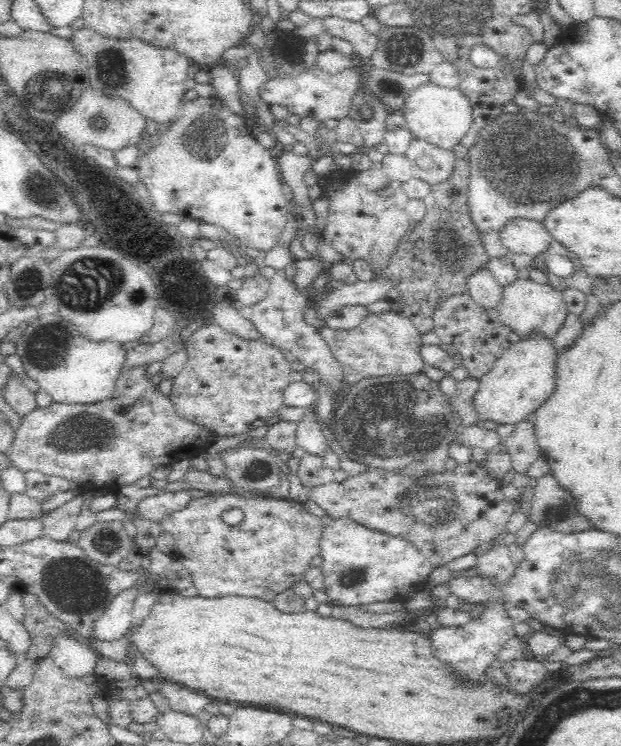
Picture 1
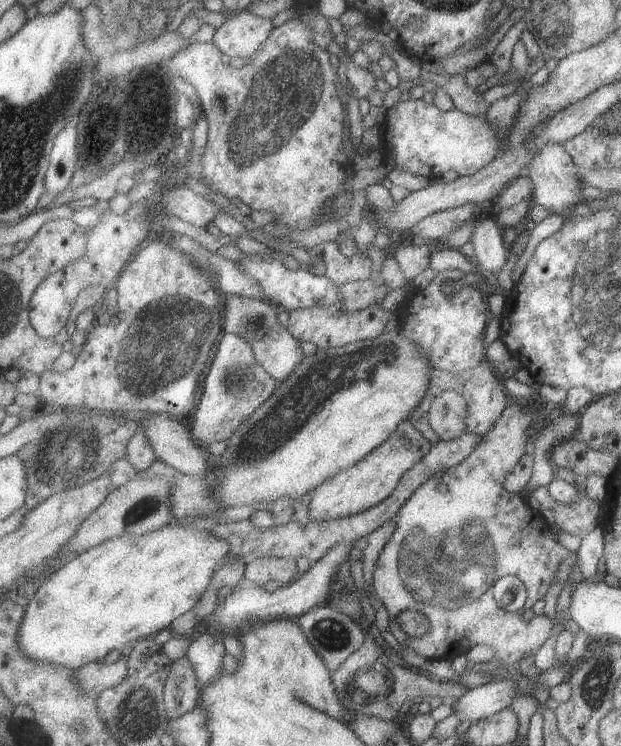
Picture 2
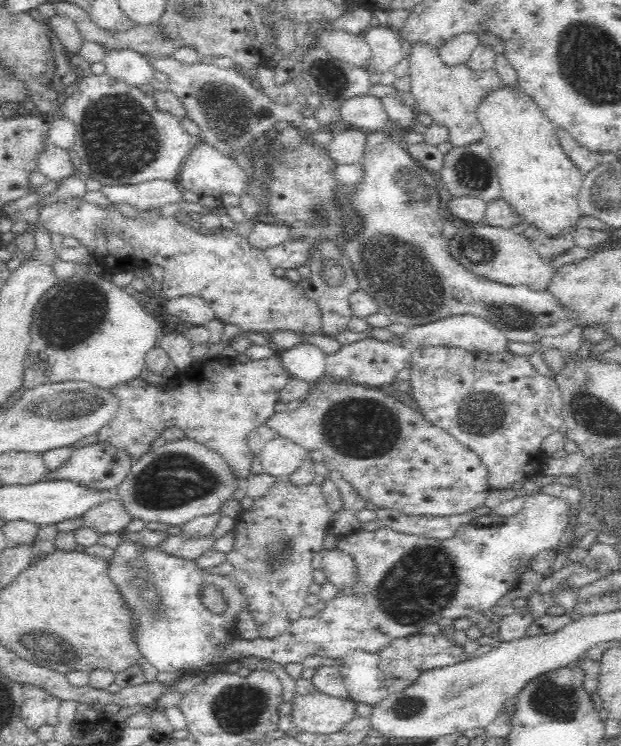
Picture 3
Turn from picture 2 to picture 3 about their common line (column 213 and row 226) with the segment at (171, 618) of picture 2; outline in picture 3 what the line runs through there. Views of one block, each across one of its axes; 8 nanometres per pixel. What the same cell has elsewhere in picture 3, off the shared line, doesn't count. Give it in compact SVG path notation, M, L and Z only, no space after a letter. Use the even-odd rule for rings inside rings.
M502 87L488 93L478 105L477 120L485 132L491 159L497 164L497 173L501 184L501 197L520 214L523 222L534 225L548 237L557 237L564 232L572 233L579 223L582 214L579 205L579 194L583 183L580 169L564 152L555 133L555 126L542 109L522 91L512 87Z

